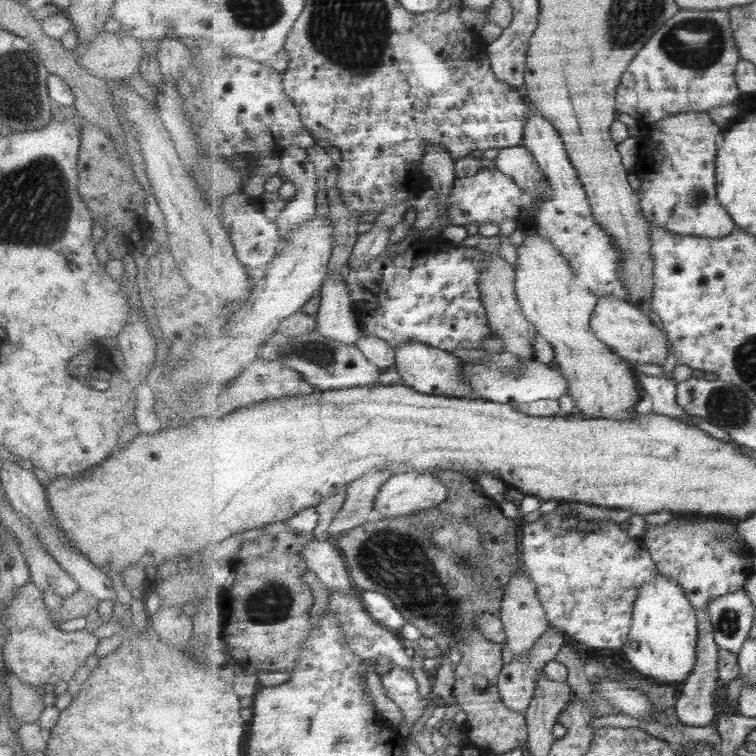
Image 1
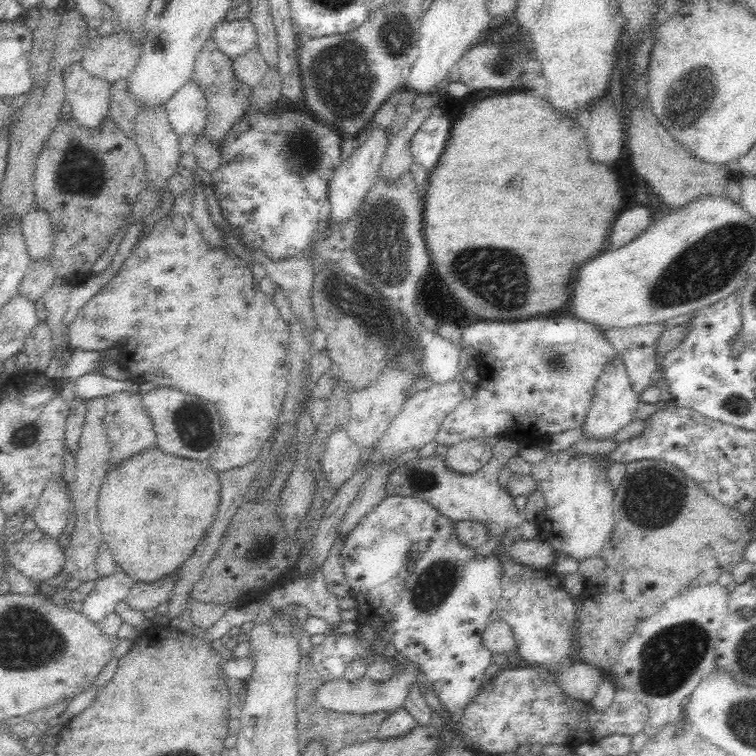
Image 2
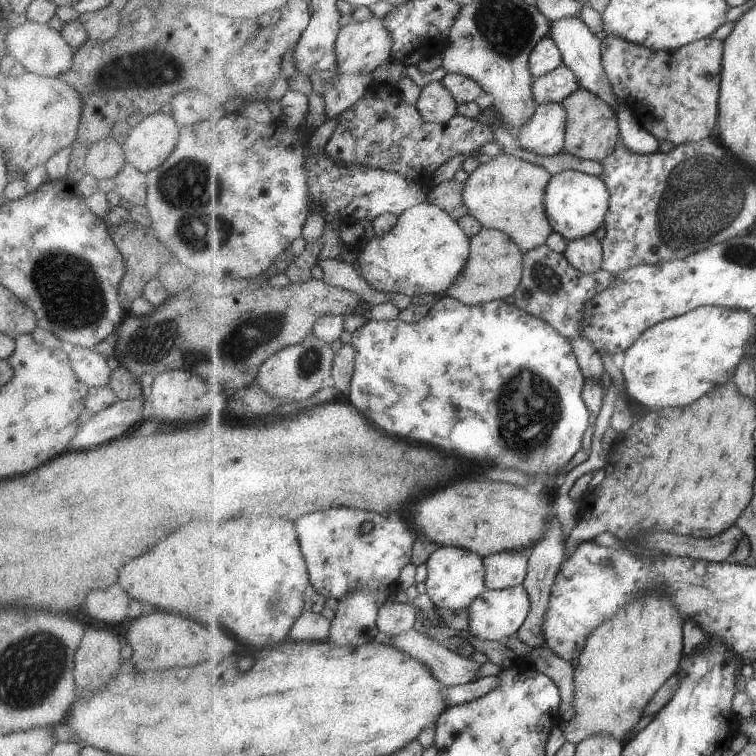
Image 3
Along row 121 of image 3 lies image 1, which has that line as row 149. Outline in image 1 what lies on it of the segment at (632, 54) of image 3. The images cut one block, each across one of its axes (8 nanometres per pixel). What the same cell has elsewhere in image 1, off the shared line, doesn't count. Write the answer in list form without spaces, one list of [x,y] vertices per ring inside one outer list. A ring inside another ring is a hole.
[[[688,112],[671,115],[656,123],[641,123],[639,127],[640,150],[637,176],[643,184],[638,190],[645,219],[654,226],[666,228],[679,235],[697,235],[718,239],[729,236],[738,225],[718,199],[715,158],[718,156],[720,140],[724,134],[713,117],[705,112]]]

